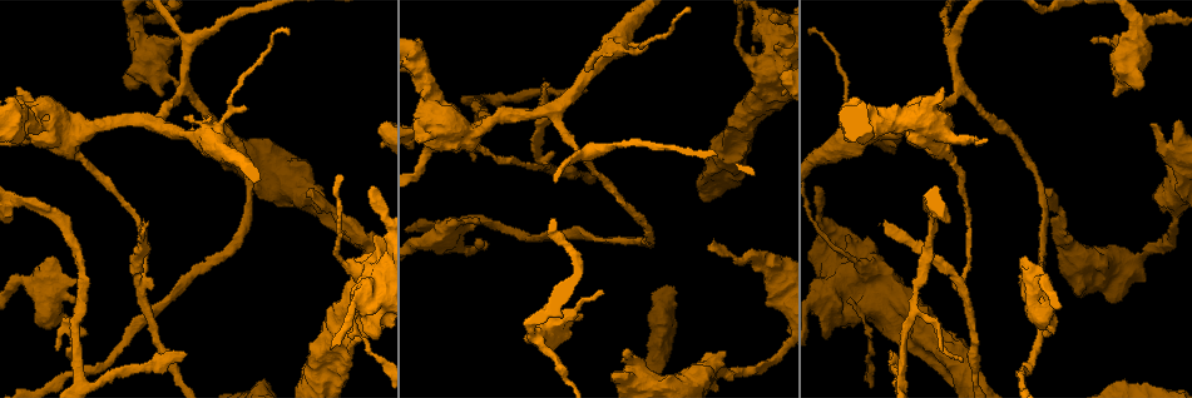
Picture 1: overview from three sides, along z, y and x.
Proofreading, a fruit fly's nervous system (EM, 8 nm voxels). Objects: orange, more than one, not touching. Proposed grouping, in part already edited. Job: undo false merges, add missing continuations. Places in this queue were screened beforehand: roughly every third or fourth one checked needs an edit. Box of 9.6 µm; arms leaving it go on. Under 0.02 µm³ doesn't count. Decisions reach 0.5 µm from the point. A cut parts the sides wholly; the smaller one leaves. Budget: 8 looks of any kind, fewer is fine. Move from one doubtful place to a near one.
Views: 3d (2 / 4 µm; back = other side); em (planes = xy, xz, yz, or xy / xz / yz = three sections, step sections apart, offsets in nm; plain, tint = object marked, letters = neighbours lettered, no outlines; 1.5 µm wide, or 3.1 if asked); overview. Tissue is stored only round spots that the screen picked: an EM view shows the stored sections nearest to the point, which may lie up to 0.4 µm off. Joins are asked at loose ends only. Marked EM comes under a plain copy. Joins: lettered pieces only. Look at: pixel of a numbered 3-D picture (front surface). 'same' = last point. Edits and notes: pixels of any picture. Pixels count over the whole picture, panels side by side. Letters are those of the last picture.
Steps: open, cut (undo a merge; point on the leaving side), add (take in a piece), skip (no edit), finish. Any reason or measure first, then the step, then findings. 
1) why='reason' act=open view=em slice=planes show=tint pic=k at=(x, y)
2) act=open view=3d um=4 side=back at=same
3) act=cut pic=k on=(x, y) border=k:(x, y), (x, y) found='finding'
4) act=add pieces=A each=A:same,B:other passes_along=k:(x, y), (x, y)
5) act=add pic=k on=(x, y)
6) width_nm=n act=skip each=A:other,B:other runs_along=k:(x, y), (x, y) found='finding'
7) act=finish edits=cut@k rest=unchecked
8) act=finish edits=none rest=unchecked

why='free end' act=open view=3d um=4 pic=1 at=(178, 82)

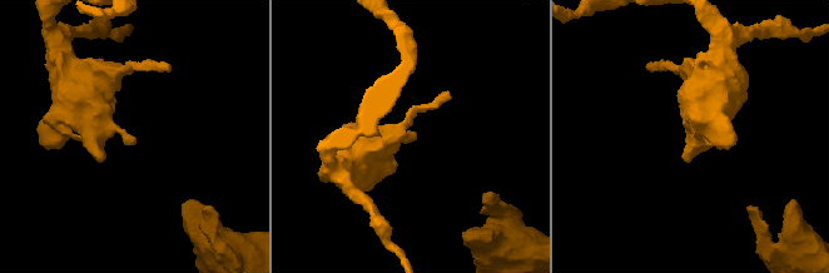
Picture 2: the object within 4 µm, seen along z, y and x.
act=open view=em slice=yz step=4 show=letters pic=2 at=(414, 133)

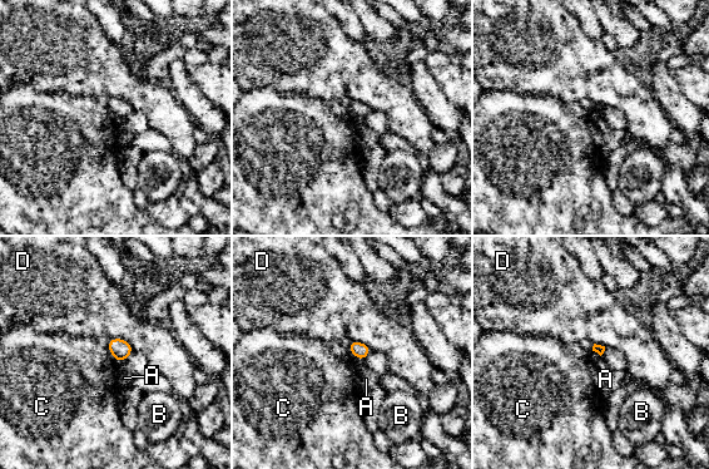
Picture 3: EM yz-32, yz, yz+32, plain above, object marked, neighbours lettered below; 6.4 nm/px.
longest_contact=D:180nm act=skip each=A:other,B:other,C:other,D:other border=3:(110, 337), (124, 339), (134, 350) found='none of them fits'

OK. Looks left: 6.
why='sharp bend' act=open view=3d um=4 pic=1 at=(145, 279)

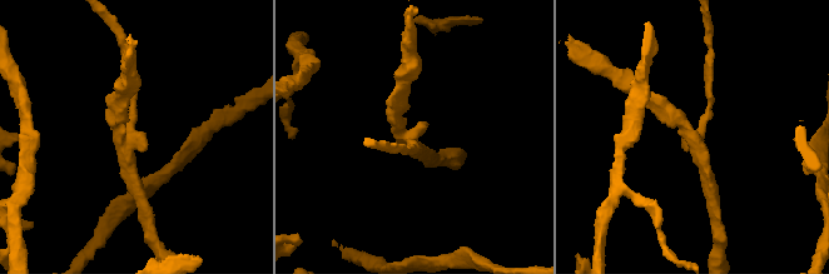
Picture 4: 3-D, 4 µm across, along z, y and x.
arms=3 why='need the tissue' act=open view=em slice=yz step=8 show=tint pic=4 at=(699, 136)

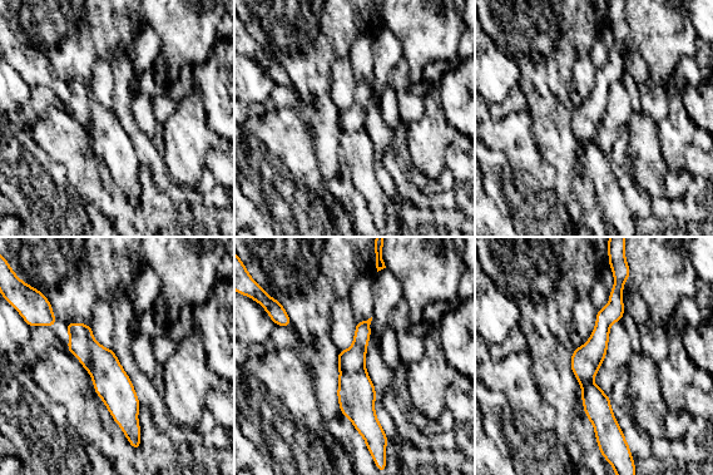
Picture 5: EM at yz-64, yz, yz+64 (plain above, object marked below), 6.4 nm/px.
act=open view=em slice=planes show=letters at=same

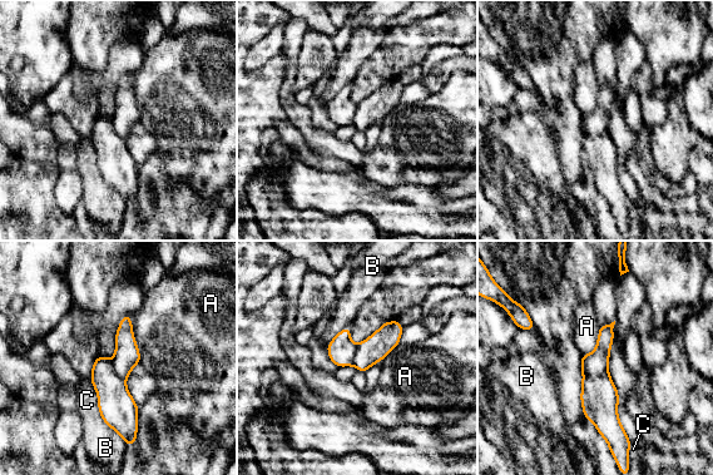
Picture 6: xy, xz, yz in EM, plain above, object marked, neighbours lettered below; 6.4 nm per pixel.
width_nm=180 act=cut pic=6 on=(599, 397) each=A:other,B:other,C:other border=6:(608, 372), (583, 375) found='a second neuron is stuck on'

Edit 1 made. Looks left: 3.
act=open view=overview

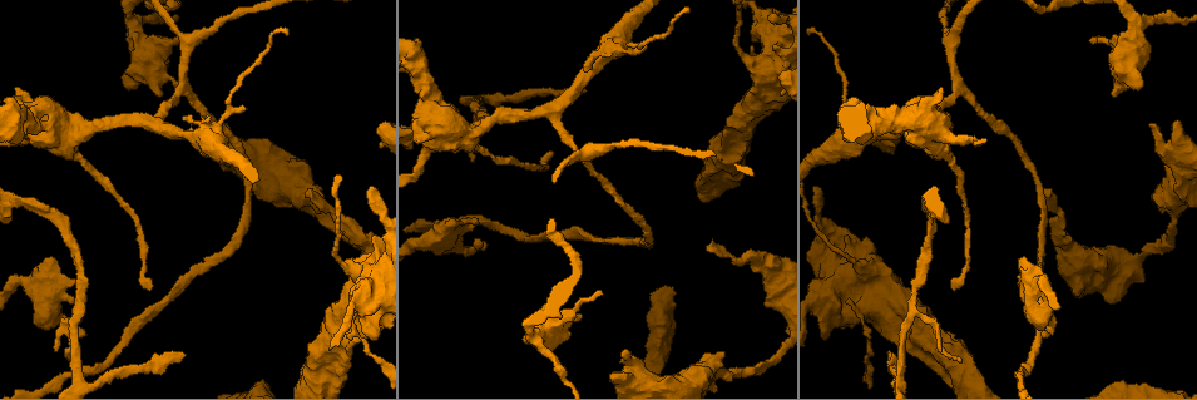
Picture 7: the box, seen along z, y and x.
why='an open end' act=open view=em slice=planes show=letters pic=7 at=(724, 353)

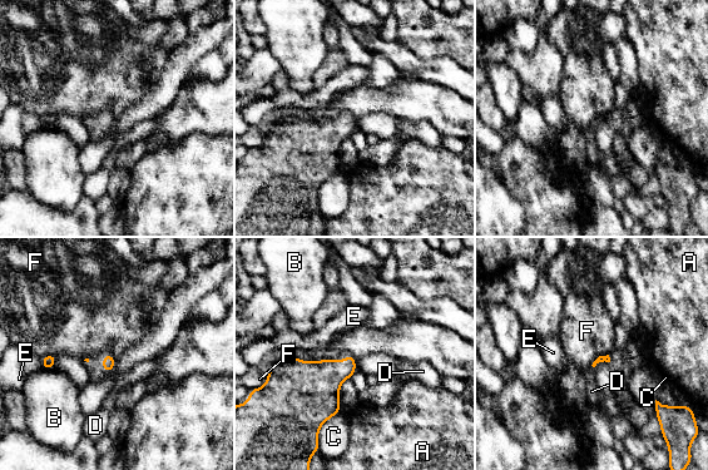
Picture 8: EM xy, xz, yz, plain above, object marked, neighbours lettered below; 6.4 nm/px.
act=skip each=A:other,B:other,C:other,D:other,E:other,F:other border=8:(607, 354), (600, 355), (590, 365) found='no lettered piece goes on from it'

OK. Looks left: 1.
act=finish edits=cut@6 rest=unchecked

